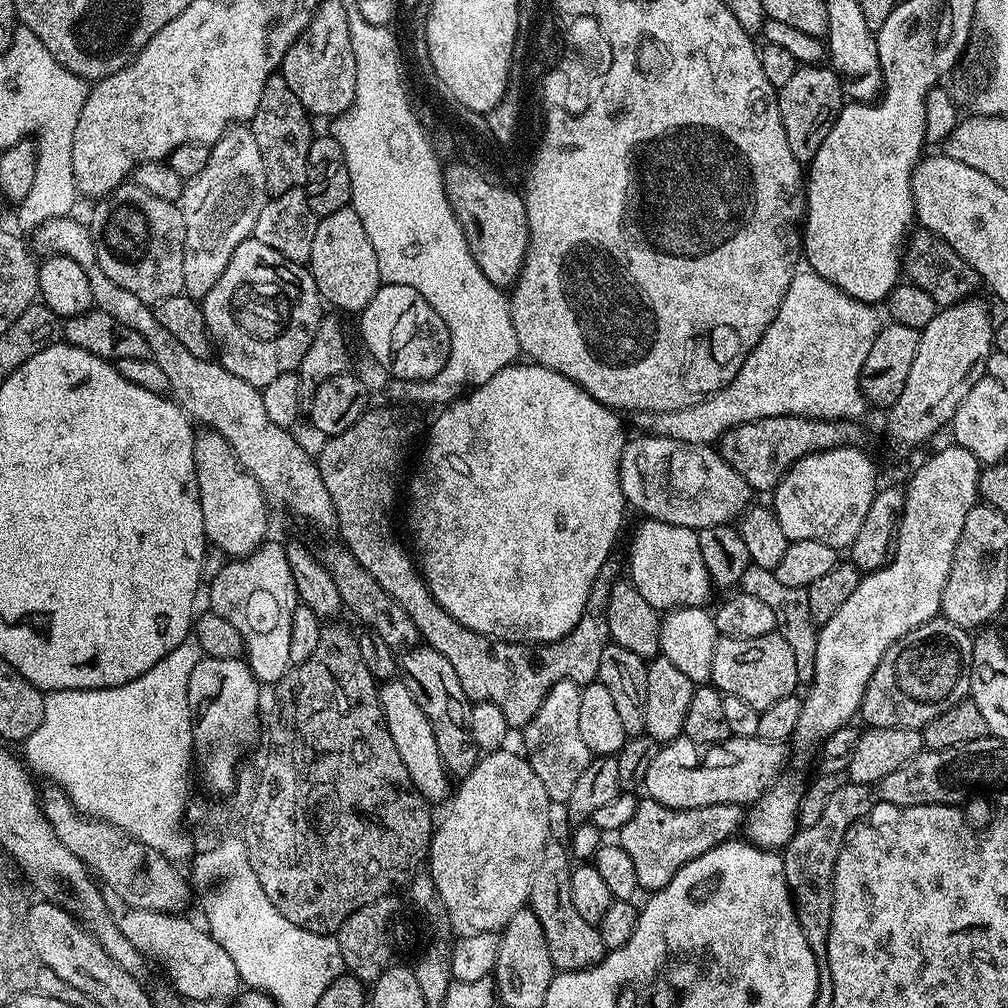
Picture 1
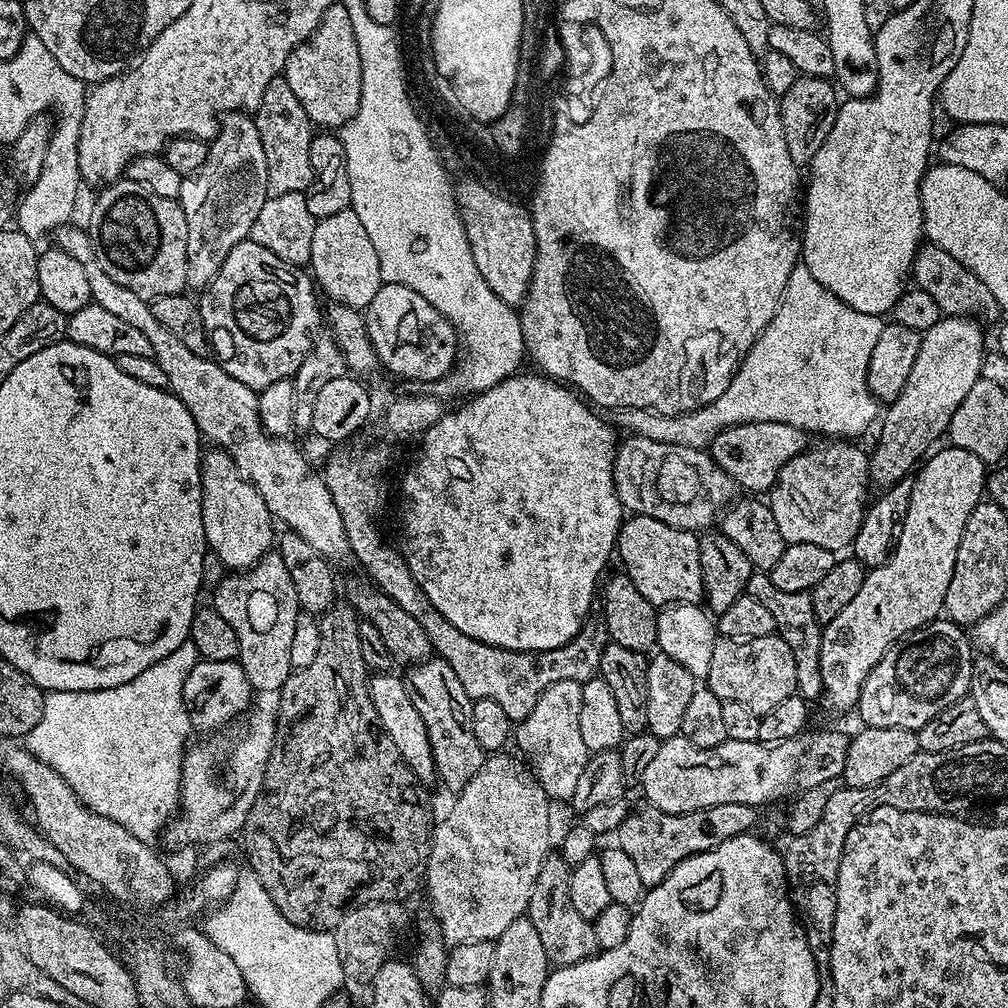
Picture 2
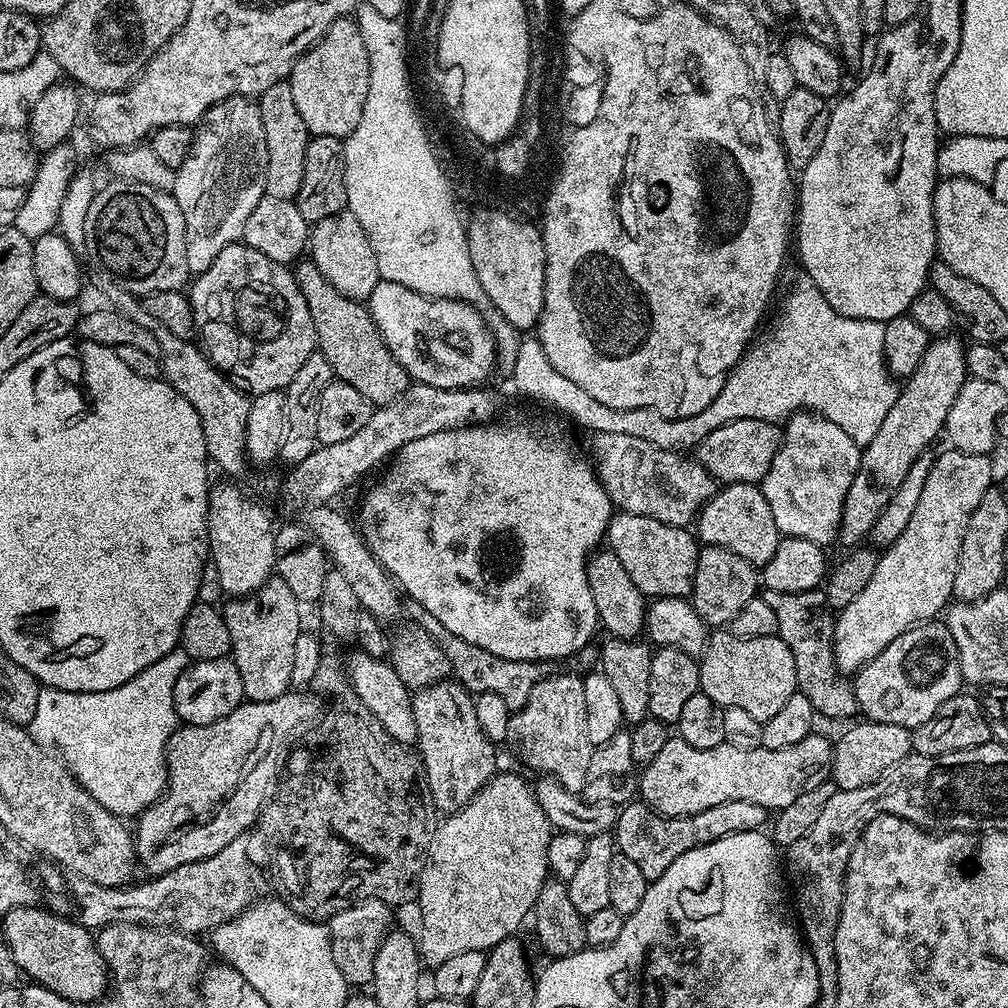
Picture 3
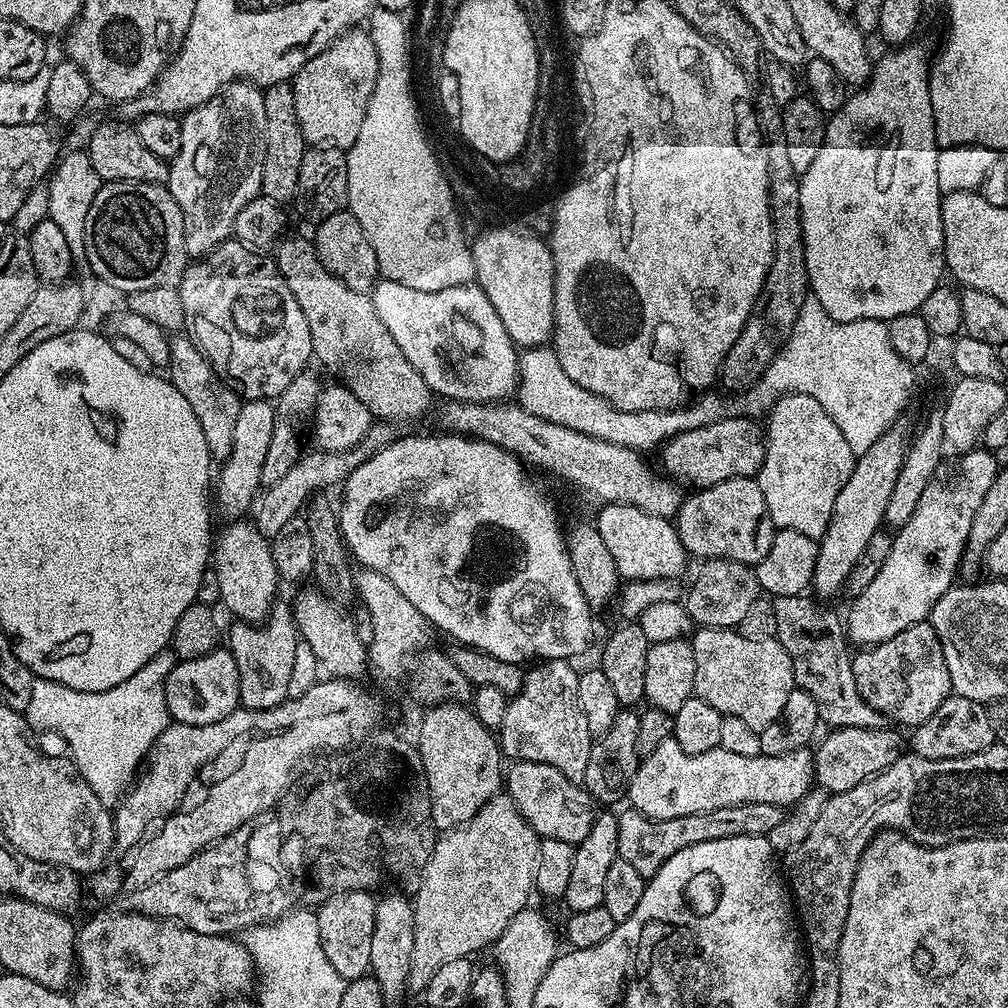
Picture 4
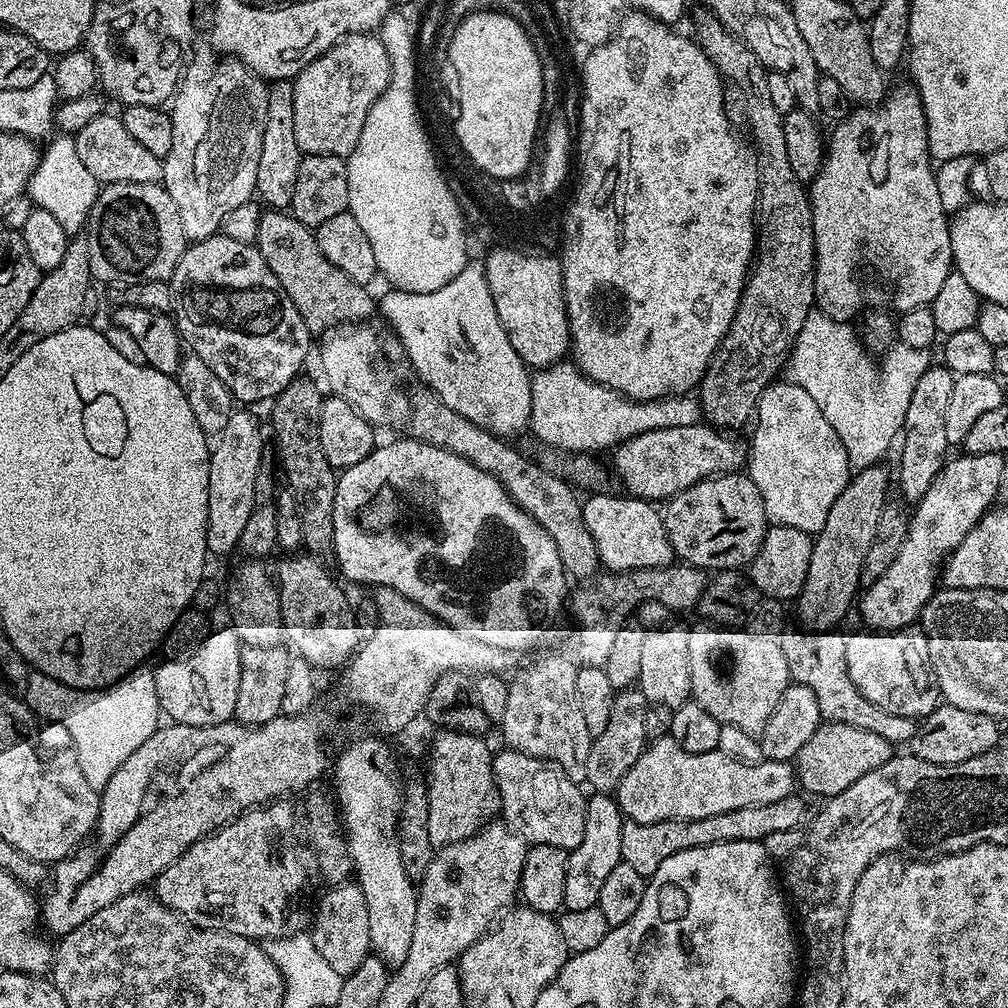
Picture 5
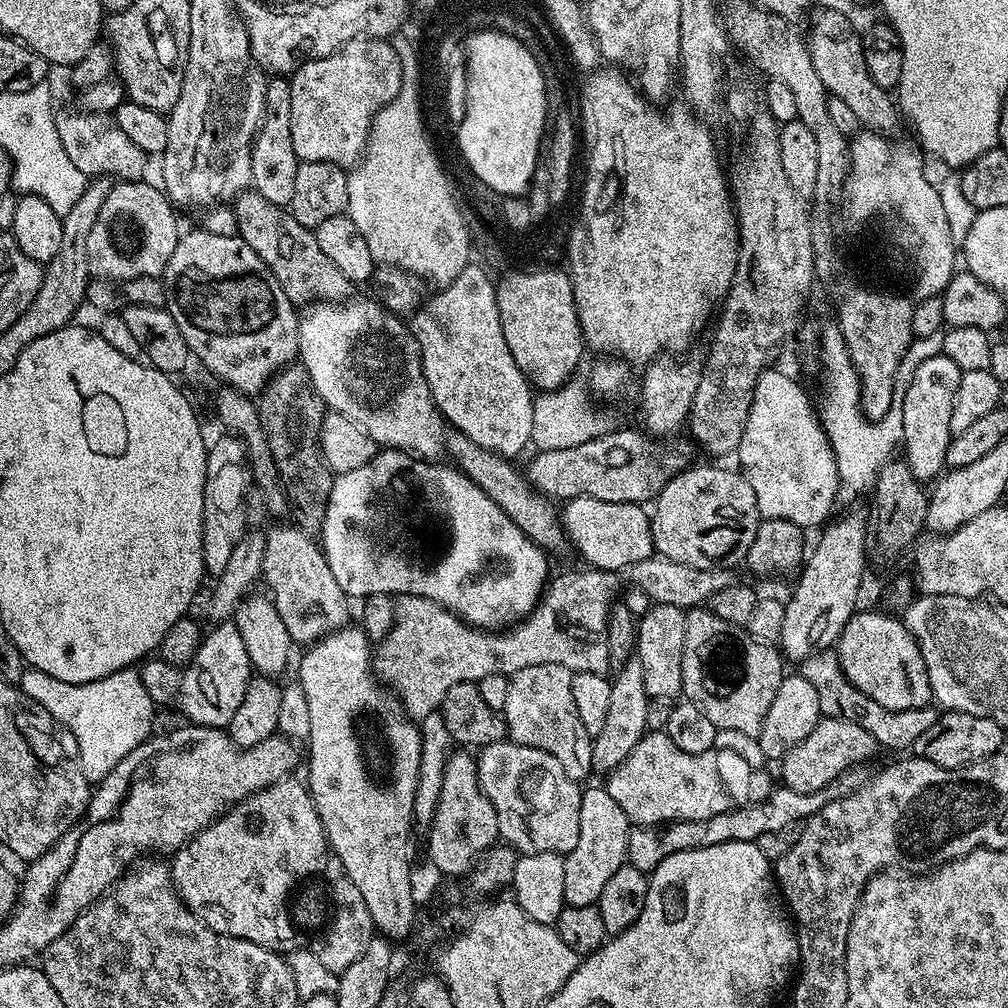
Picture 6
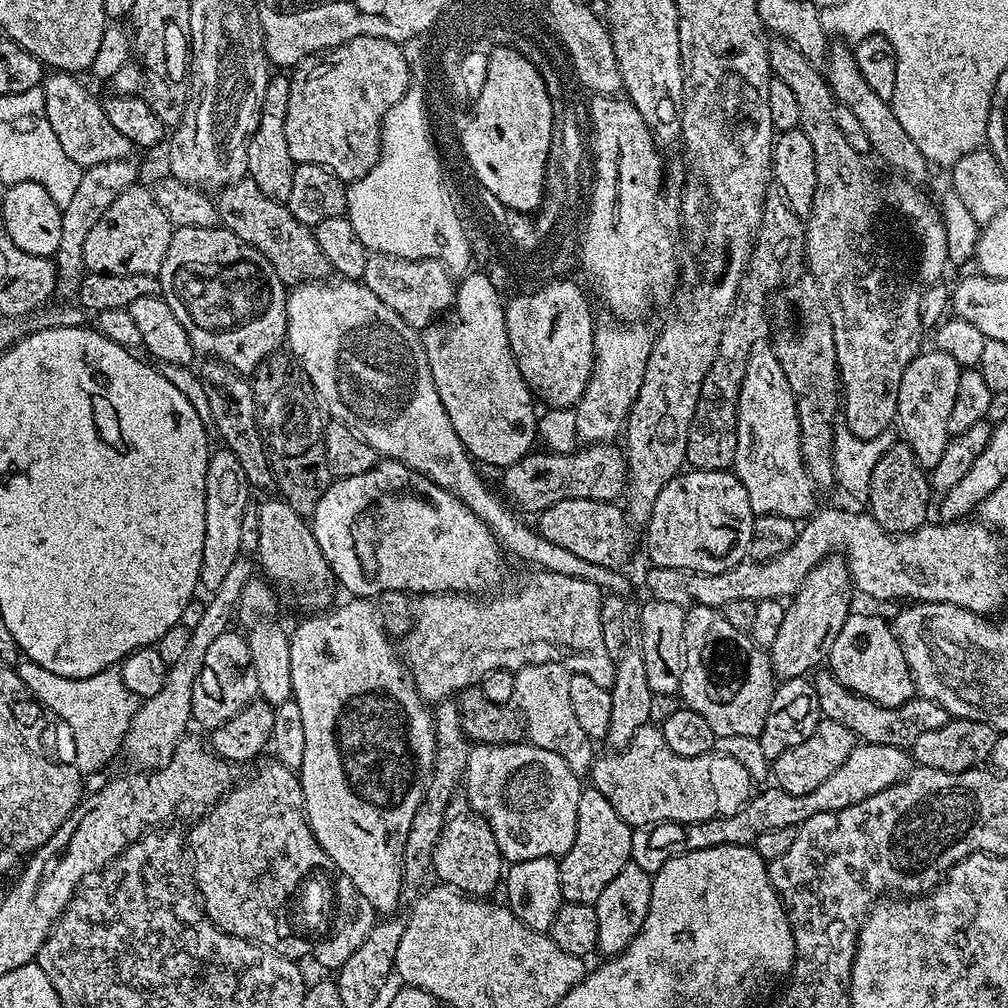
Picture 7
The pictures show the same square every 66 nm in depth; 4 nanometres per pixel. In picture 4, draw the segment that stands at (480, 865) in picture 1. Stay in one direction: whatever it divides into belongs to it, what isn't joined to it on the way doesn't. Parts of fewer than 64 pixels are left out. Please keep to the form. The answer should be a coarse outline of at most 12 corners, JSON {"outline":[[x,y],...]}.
{"outline":[[491,796],[432,847],[408,987],[529,907],[541,837]]}

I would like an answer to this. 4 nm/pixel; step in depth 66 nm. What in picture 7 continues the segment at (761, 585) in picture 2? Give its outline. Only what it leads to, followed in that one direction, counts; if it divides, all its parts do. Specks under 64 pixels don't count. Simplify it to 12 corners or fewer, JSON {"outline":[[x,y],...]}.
{"outline":[[830,670],[811,681],[821,717],[857,741],[910,750],[946,726],[921,695],[897,708],[862,698]]}

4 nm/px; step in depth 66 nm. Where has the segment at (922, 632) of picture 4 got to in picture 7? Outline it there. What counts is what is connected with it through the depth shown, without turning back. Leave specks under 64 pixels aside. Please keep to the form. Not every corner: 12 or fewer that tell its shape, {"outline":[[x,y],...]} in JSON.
{"outline":[[848,615],[826,664],[884,708],[917,695],[891,623]]}

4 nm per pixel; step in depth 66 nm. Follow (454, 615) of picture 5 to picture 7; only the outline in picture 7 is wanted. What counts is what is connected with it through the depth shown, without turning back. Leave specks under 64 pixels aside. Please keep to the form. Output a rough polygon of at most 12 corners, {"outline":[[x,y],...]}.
{"outline":[[384,458],[333,479],[314,538],[339,587],[488,594],[506,556]]}

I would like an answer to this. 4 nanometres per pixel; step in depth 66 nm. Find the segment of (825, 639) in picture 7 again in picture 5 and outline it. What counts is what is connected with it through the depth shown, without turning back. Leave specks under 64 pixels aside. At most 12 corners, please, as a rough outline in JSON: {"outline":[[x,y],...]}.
{"outline":[[883,463],[861,468],[815,533],[798,597],[805,629],[853,611],[889,503]]}

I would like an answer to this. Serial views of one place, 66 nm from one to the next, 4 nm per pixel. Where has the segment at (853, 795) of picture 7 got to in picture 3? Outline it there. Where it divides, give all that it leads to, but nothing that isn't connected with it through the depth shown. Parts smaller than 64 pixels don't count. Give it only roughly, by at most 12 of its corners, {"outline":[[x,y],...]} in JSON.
{"outline":[[620,808],[614,843],[651,882],[698,846],[761,831],[769,809]]}

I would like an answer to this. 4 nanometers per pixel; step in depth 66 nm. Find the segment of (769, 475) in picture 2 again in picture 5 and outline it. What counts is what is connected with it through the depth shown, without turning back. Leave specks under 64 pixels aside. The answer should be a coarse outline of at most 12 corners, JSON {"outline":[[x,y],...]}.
{"outline":[[707,422],[617,444],[627,495],[664,502],[740,472],[749,445]]}

